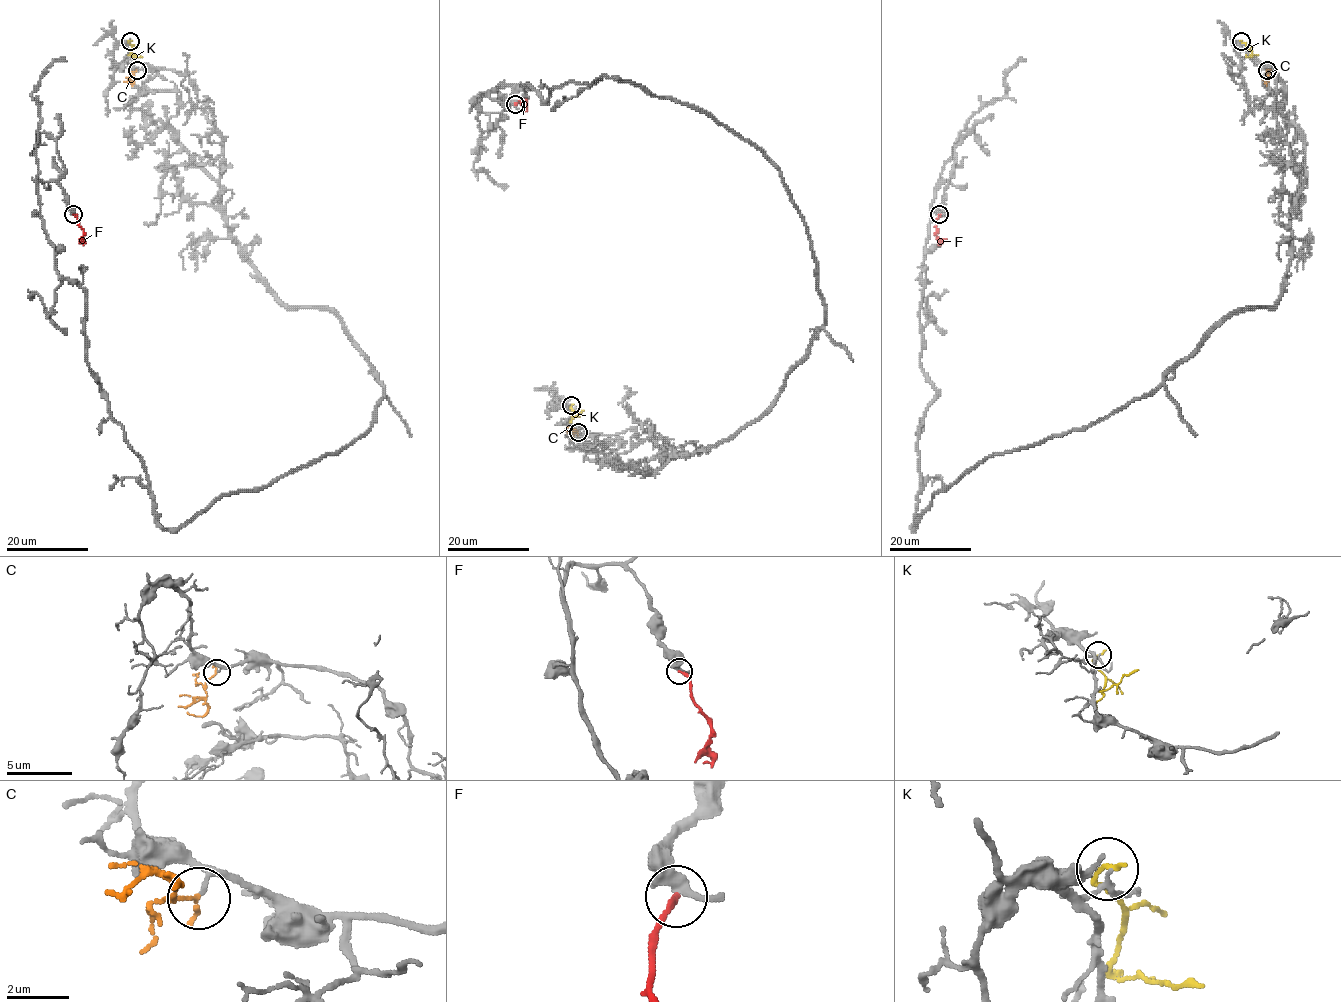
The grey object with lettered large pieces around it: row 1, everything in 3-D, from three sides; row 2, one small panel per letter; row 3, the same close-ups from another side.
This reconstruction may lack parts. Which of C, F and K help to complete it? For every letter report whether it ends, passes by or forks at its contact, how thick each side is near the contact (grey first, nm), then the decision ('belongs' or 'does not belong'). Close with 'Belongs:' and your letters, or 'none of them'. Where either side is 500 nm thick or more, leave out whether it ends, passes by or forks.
C: it ends; calibres 100 and 160 nm; belongs
F: it ends; calibres 400 and 200 nm; does not belong
K: it ends; calibres 130 and 180 nm; does not belong
Belongs: C

